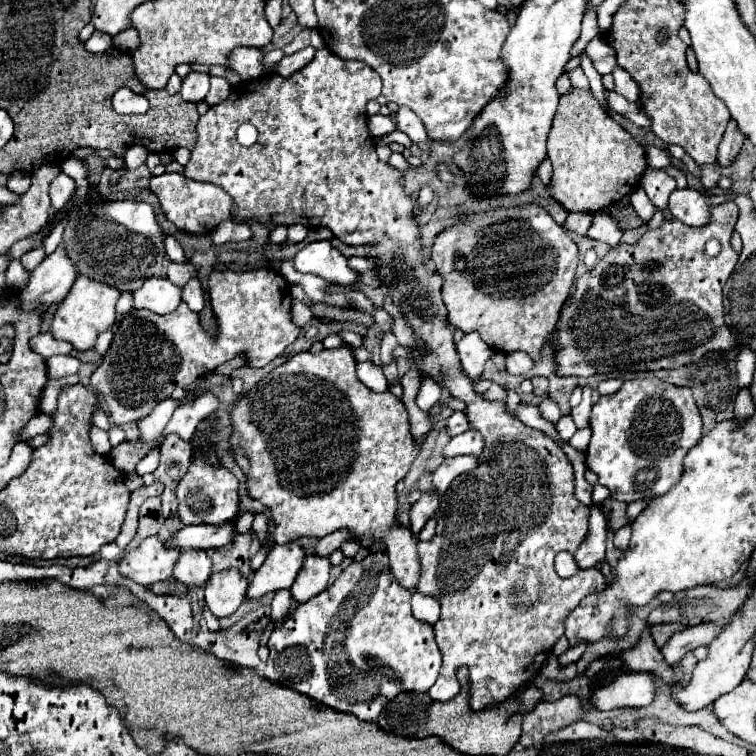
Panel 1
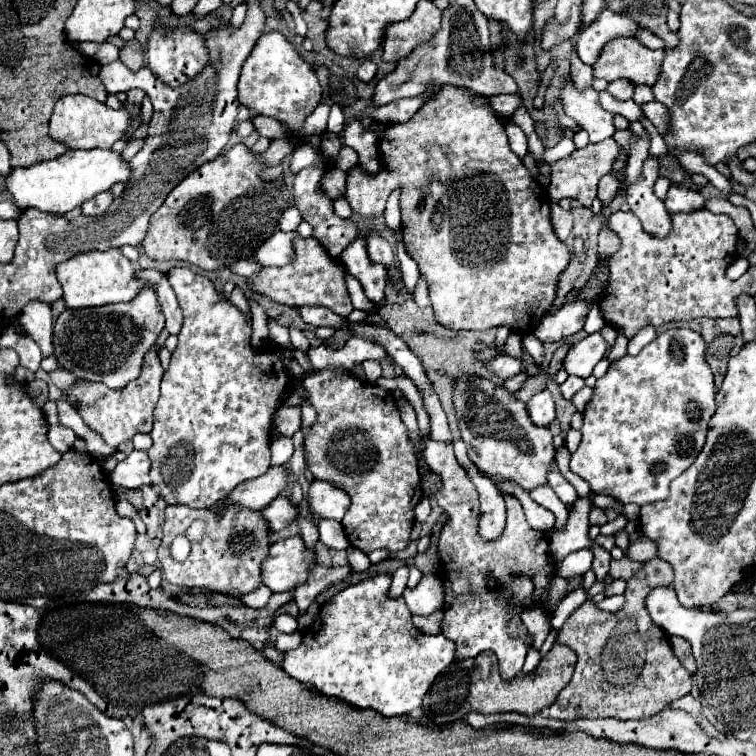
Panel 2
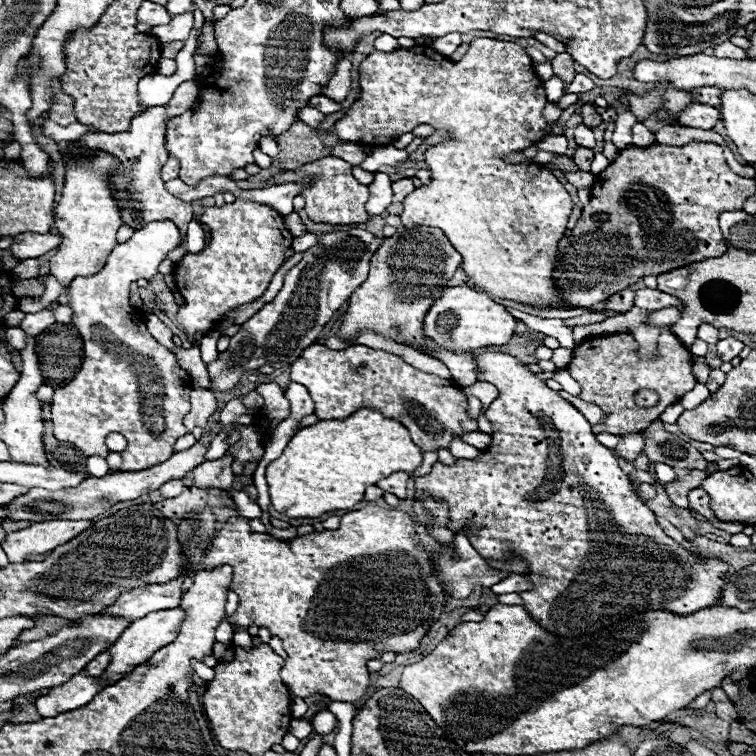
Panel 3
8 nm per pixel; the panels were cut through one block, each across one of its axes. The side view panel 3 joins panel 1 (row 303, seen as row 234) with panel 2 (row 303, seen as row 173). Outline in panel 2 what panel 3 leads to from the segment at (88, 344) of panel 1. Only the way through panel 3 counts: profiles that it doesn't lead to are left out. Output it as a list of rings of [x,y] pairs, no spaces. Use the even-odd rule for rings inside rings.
[[[108,248],[104,252],[94,250],[94,252],[76,254],[74,258],[56,266],[56,276],[64,288],[64,300],[66,300],[68,308],[86,308],[86,306],[106,306],[106,304],[114,304],[114,302],[128,302],[136,296],[136,292],[142,286],[148,286],[148,284],[134,280],[134,264],[128,258],[124,258],[118,248]]]

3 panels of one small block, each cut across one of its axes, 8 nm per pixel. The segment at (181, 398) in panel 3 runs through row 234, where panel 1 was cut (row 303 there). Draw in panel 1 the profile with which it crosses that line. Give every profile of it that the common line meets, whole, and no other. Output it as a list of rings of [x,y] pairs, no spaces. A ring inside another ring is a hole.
[[[148,278],[142,288],[132,292],[134,308],[152,310],[154,314],[170,314],[182,302],[182,290],[168,278]]]

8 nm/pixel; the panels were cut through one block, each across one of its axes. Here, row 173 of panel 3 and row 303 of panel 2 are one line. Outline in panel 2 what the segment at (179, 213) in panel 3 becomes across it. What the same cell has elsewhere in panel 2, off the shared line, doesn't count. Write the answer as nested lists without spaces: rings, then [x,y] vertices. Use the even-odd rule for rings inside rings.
[[[142,288],[134,300],[100,308],[66,308],[54,320],[54,358],[60,368],[74,372],[82,380],[104,382],[110,388],[134,380],[140,374],[146,348],[156,344],[164,328],[164,314],[152,288]]]

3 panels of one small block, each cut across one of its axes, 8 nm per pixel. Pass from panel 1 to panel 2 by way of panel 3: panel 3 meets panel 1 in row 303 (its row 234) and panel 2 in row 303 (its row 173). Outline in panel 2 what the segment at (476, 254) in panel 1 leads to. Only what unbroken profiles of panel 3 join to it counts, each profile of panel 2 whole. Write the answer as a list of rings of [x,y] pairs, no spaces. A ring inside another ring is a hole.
[[[442,84],[438,88],[438,92],[428,98],[420,108],[418,112],[408,120],[408,122],[392,122],[388,124],[382,134],[380,134],[380,142],[378,142],[378,162],[380,162],[380,170],[378,174],[370,174],[366,172],[366,168],[362,168],[360,164],[350,168],[346,172],[346,192],[344,192],[344,198],[348,200],[350,208],[364,216],[364,218],[374,218],[374,216],[380,216],[384,212],[384,206],[386,206],[386,200],[388,196],[394,192],[394,190],[400,190],[400,212],[402,212],[402,240],[404,240],[404,246],[406,246],[406,252],[416,260],[418,268],[420,268],[420,274],[426,278],[428,282],[428,292],[430,292],[430,302],[432,302],[432,308],[434,308],[434,314],[436,314],[436,322],[450,328],[450,330],[488,330],[492,326],[502,326],[502,324],[508,324],[512,326],[512,330],[522,330],[522,334],[530,334],[534,330],[534,326],[538,324],[538,320],[544,316],[544,312],[552,306],[552,300],[554,300],[554,294],[556,294],[556,280],[558,280],[558,274],[568,266],[570,262],[570,248],[558,240],[558,236],[554,234],[552,230],[552,224],[550,224],[550,196],[546,194],[546,190],[528,174],[528,170],[524,168],[522,160],[510,150],[508,146],[508,138],[506,138],[506,128],[504,124],[500,122],[500,118],[496,116],[494,108],[490,104],[482,104],[482,106],[476,106],[474,104],[474,92],[470,88],[462,88],[462,86],[452,86],[452,84]],[[494,222],[506,222],[504,226],[508,228],[508,234],[500,234],[500,238],[494,238],[496,232],[494,232]],[[476,250],[476,254],[488,254],[486,260],[478,262],[480,258],[472,252]]]

